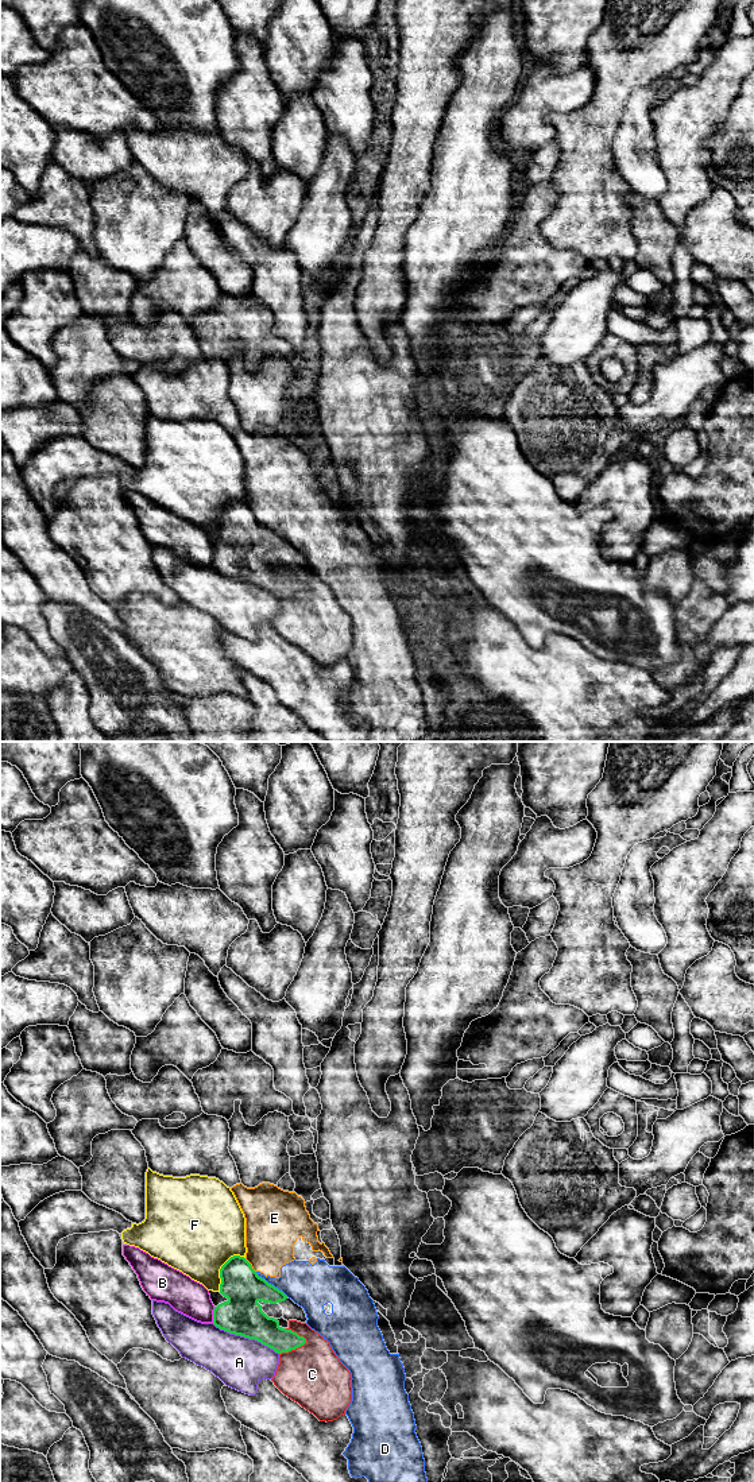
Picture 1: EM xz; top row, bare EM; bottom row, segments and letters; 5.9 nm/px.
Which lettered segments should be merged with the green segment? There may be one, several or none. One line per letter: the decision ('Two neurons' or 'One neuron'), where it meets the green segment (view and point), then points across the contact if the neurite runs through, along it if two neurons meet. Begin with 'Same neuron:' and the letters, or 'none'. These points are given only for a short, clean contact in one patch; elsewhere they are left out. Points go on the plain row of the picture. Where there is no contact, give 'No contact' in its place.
Same neuron: none
A: Two neurons. Touches green at xz (246, 581)
B: Two neurons. Touches green at xz (213, 560)
C: Two neurons. Touches green at xz (293, 594)
D: Two neurons. Touches green at xz (270, 529). Boundary: xz (255, 517), (287, 541)
E: Two neurons. Touches green at xz (250, 510)
F: Two neurons. Touches green at xz (221, 513)

